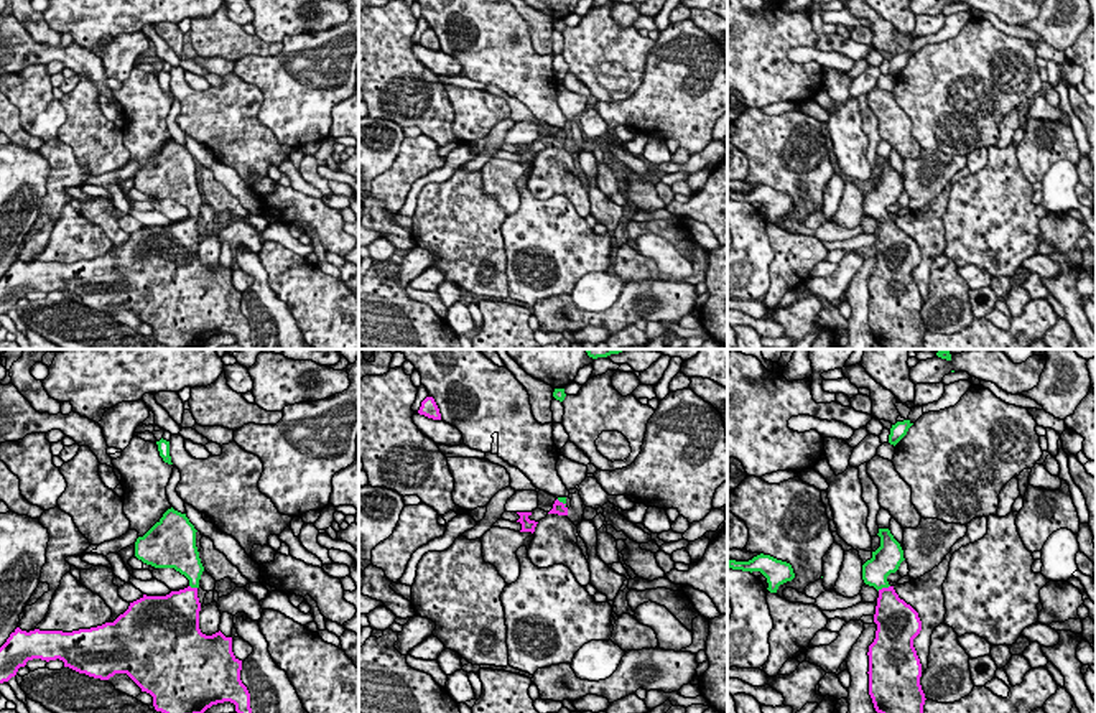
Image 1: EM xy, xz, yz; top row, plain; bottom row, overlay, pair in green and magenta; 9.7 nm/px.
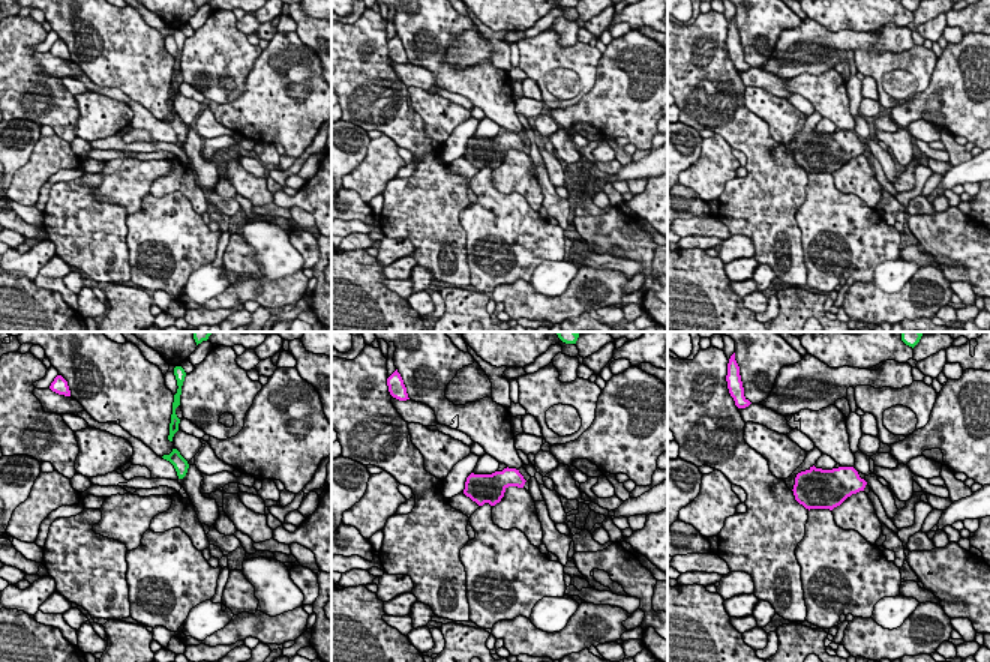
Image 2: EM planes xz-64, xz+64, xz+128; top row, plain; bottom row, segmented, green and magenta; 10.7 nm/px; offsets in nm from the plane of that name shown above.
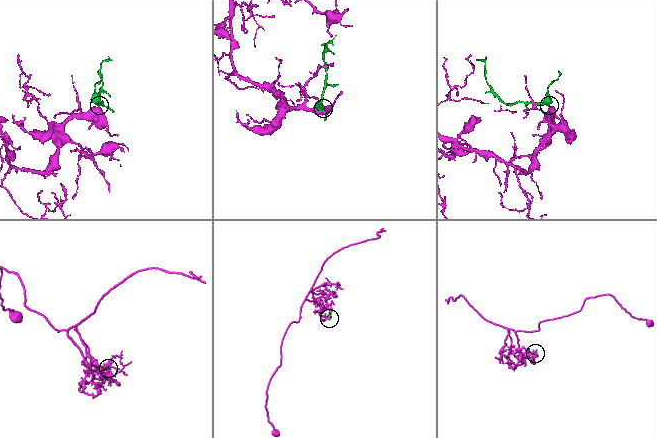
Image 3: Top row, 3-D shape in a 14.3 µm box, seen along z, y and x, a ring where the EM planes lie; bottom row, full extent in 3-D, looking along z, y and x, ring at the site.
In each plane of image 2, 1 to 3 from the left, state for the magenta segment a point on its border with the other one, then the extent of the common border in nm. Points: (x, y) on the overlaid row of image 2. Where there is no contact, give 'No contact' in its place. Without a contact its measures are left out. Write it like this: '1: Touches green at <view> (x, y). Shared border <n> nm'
1: No contact
2: No contact
3: No contact

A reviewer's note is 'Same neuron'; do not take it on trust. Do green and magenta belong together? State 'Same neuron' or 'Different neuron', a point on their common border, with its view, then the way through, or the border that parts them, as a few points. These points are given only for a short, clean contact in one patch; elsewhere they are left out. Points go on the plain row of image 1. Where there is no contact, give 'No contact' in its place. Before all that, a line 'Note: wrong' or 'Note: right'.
Note: right
Same neuron. Touches green at yz (882, 218). Path across: yz (884, 193), (882, 218), (891, 241)

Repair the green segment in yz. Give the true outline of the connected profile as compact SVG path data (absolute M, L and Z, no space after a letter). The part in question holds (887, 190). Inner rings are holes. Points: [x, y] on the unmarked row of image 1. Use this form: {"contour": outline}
{"contour": "M879 160L877 166L880 178L862 196L864 214L879 222L874 245L877 262L867 283L869 326L875 343L885 349L925 349L922 295L913 278L922 252L887 212L905 191L903 181L889 160Z"}

